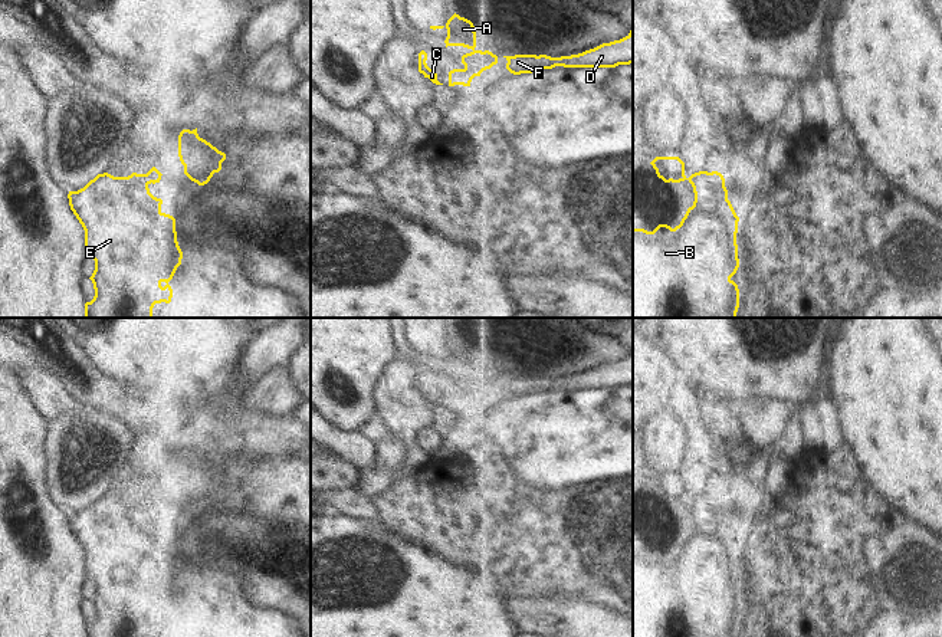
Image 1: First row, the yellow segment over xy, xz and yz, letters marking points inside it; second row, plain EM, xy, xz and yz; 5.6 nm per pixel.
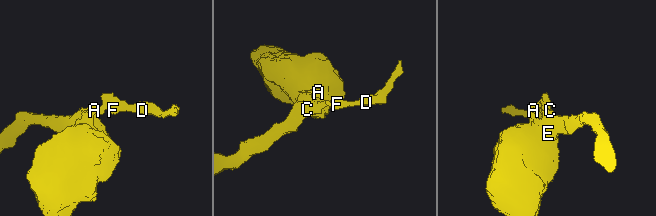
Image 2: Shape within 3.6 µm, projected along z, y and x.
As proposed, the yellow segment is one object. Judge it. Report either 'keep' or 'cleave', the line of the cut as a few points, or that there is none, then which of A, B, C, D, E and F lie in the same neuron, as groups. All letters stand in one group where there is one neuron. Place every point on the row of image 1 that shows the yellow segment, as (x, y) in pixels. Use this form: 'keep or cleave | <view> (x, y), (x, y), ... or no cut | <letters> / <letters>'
keep | no cut | A B C D E F

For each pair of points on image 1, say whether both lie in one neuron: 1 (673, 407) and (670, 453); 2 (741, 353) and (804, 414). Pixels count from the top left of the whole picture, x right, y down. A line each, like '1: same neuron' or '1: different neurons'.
1: same neuron
2: same neuron

